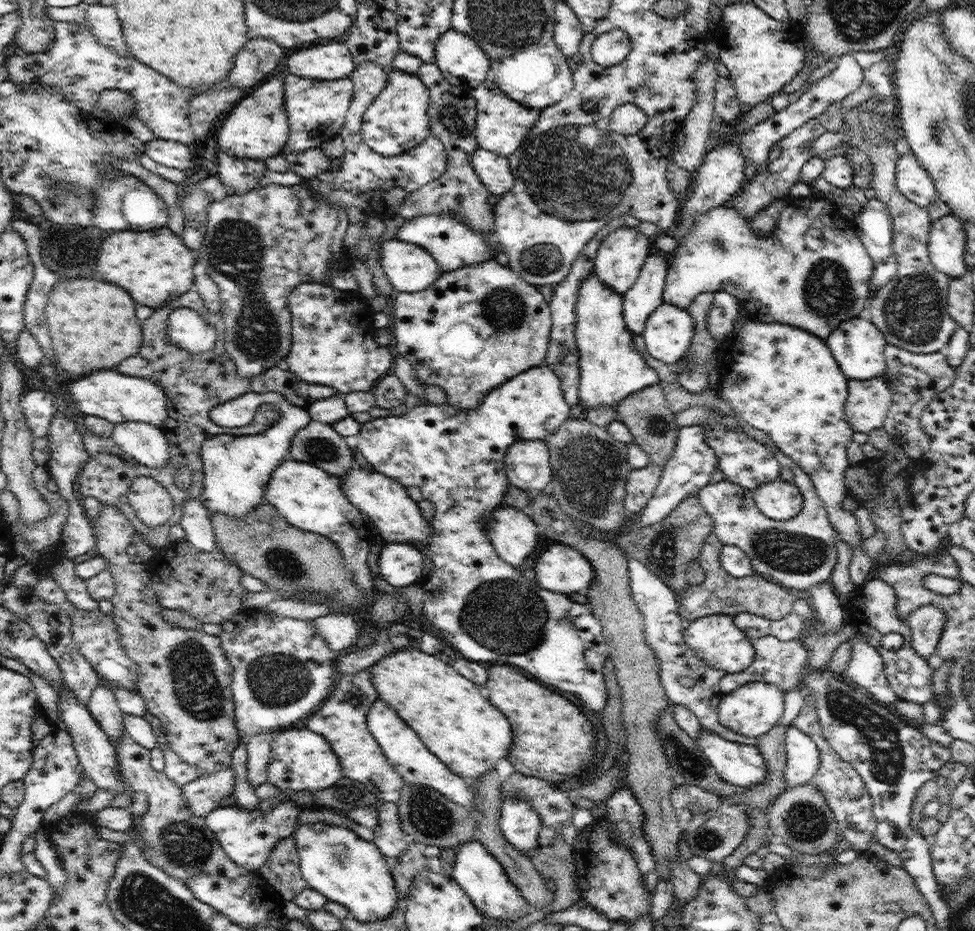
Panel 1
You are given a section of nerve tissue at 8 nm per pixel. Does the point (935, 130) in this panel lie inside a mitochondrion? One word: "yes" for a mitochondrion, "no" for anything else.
yes

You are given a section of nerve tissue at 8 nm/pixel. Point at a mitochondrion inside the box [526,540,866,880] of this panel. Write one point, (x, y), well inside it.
(805, 822)

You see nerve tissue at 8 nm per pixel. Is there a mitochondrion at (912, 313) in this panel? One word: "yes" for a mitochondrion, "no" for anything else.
yes

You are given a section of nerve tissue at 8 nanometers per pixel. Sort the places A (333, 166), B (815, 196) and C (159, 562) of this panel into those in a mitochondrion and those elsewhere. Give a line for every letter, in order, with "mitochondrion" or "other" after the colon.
A: other
B: other
C: other

